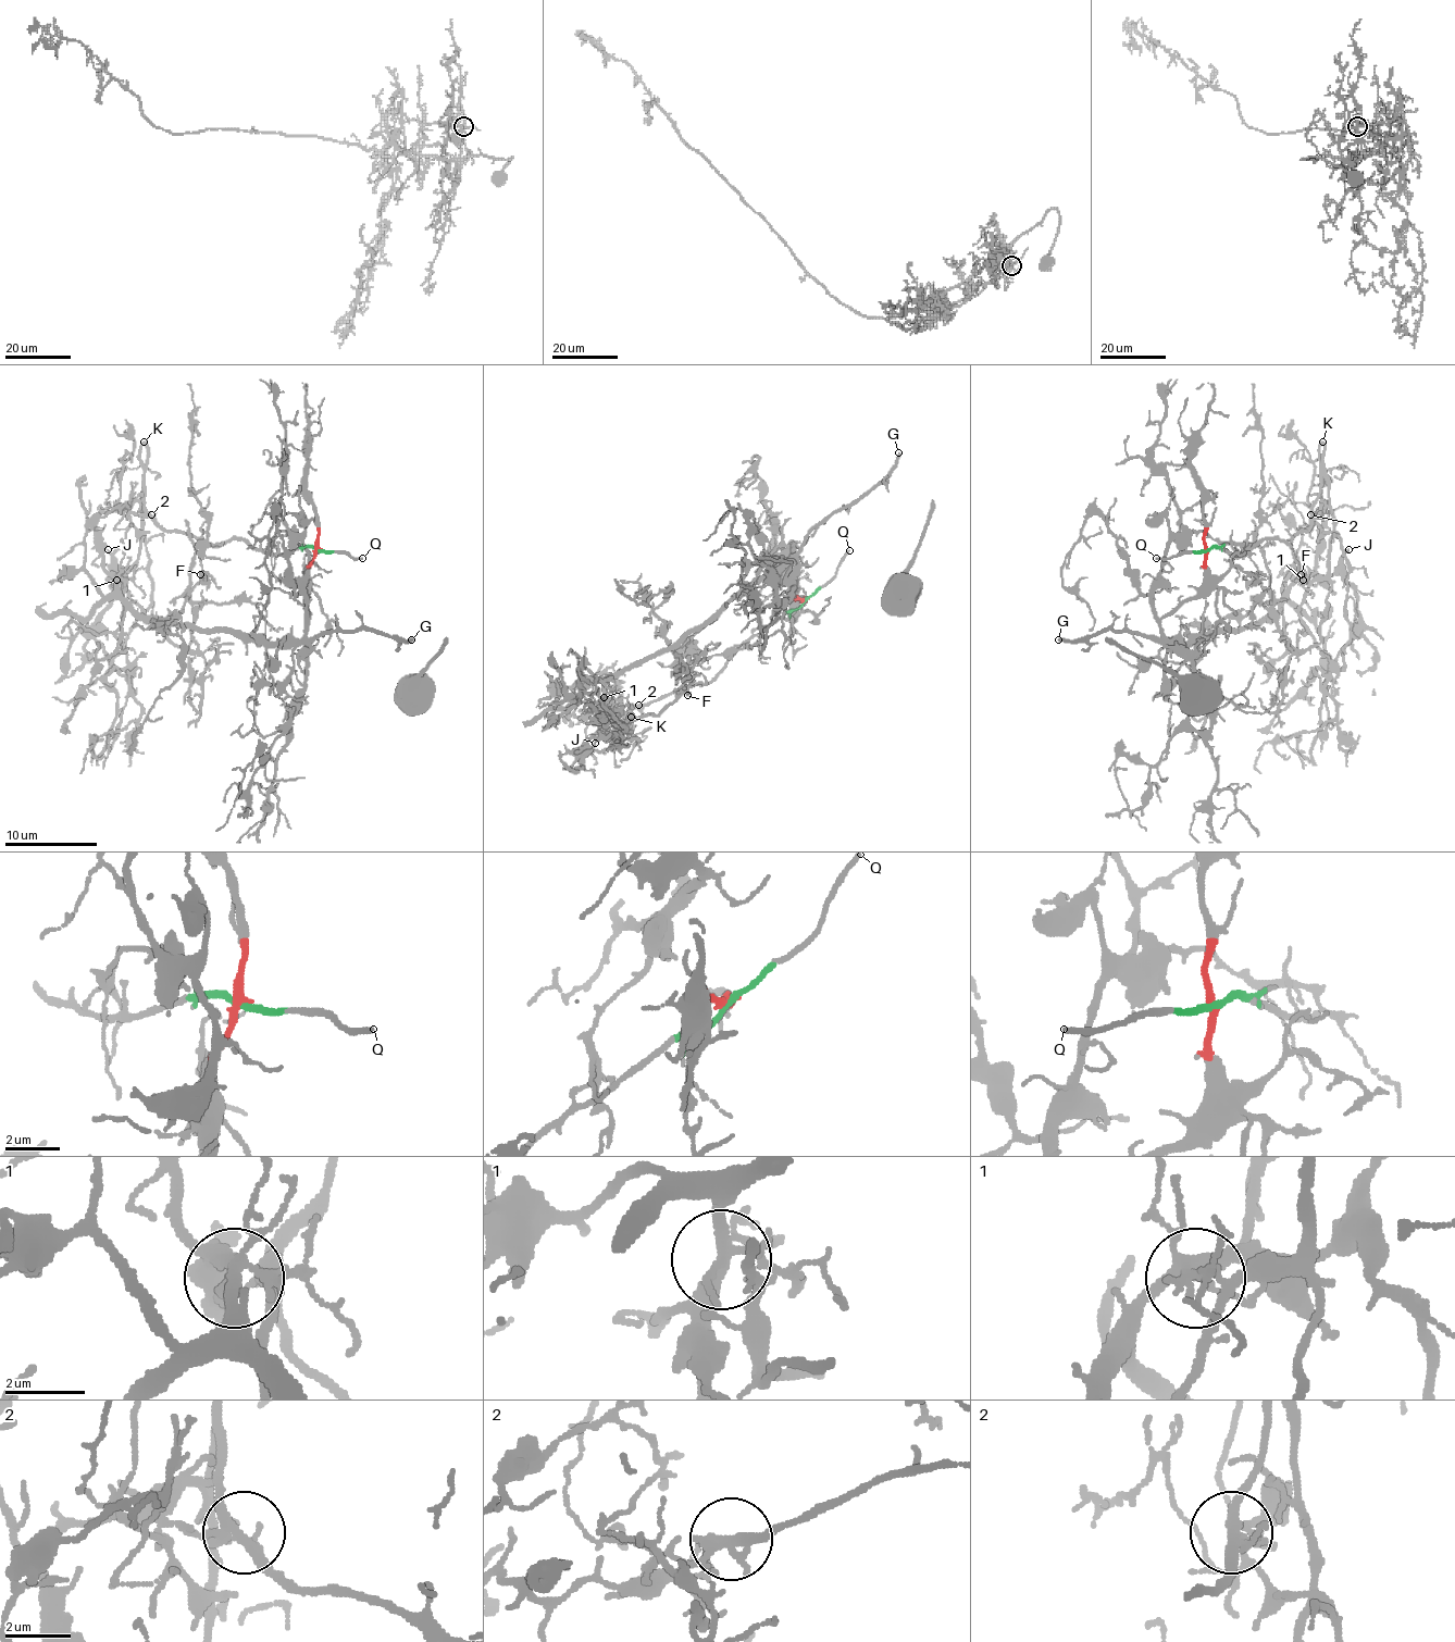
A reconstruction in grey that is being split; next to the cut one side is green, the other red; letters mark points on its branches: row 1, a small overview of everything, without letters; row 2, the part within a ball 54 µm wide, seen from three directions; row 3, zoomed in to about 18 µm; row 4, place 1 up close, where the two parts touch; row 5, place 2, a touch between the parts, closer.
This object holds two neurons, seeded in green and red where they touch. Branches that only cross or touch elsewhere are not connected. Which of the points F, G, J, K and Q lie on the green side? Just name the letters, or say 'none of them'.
F, K, Q

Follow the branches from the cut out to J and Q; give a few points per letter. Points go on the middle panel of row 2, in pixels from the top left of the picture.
J: (804, 601), (797, 599), (794, 556), (604, 686), (601, 735), (594, 742)
Q: (804, 601), (831, 579), (838, 562), (849, 550)

